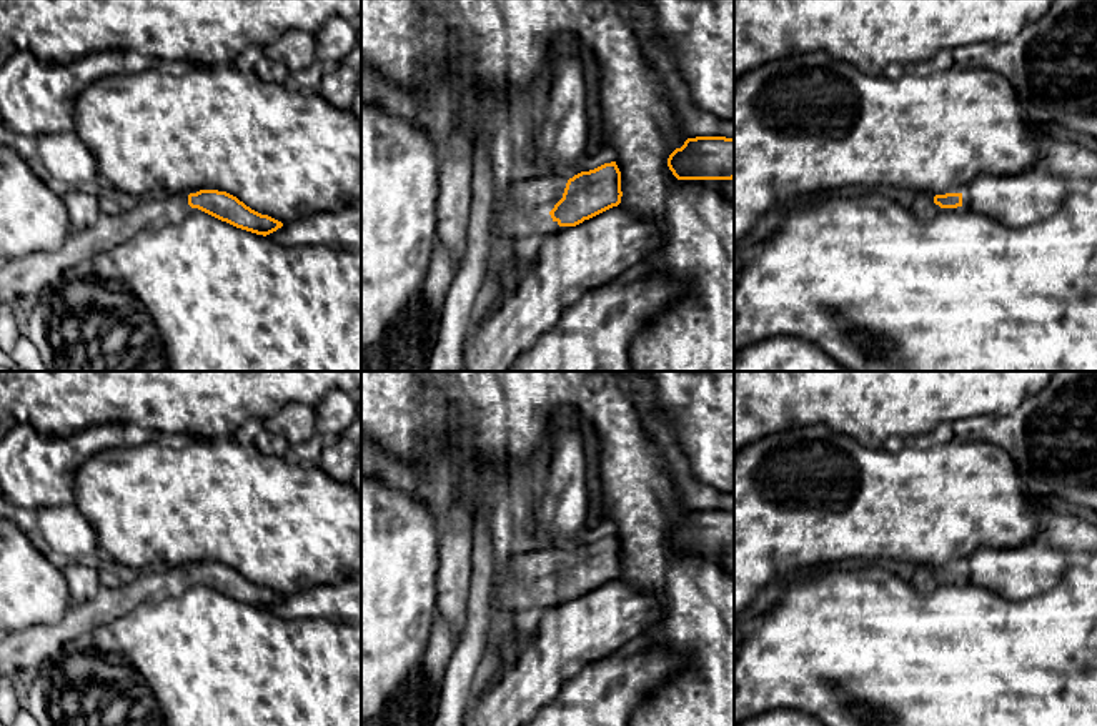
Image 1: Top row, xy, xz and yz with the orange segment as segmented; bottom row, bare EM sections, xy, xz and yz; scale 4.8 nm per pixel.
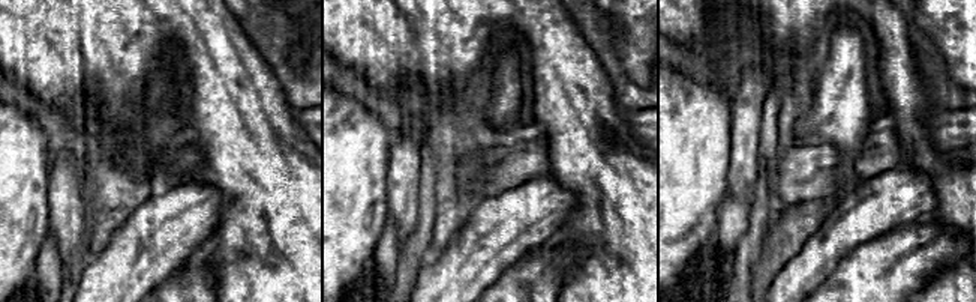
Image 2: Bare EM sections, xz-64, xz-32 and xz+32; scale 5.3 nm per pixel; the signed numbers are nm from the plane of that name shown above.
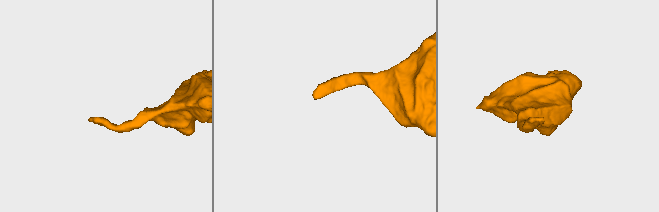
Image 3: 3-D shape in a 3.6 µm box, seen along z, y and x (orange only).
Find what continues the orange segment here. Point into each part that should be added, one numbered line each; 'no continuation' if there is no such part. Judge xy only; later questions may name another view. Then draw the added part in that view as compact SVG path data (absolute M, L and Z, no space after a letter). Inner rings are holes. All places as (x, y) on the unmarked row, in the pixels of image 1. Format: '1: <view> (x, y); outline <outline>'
1: xy (29, 648); outline M185 566L141 571L120 588L100 588L93 599L72 603L57 624L35 624L0 634L0 681L10 683L17 673L38 669L47 661L62 658L88 631L112 623L141 603L178 596L191 583Z

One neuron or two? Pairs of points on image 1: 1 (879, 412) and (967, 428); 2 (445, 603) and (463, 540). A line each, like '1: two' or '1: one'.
1: two
2: one

